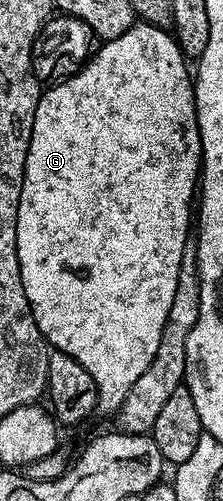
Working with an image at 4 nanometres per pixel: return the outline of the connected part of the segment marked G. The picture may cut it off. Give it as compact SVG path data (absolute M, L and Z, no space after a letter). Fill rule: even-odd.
M134 22L133 26L121 35L104 40L76 75L52 84L42 94L35 109L17 222L17 248L23 289L27 293L35 325L39 325L45 342L52 350L75 357L75 361L79 361L79 365L83 365L83 369L87 369L87 373L95 377L98 408L121 407L123 397L127 397L131 385L139 381L143 369L151 365L151 357L155 357L159 349L159 337L163 334L163 325L167 325L167 312L171 310L171 300L175 298L175 285L179 285L179 265L183 261L183 249L191 239L189 206L192 203L194 206L200 173L201 138L197 128L197 103L193 100L191 67L176 38L170 32L150 23Z

